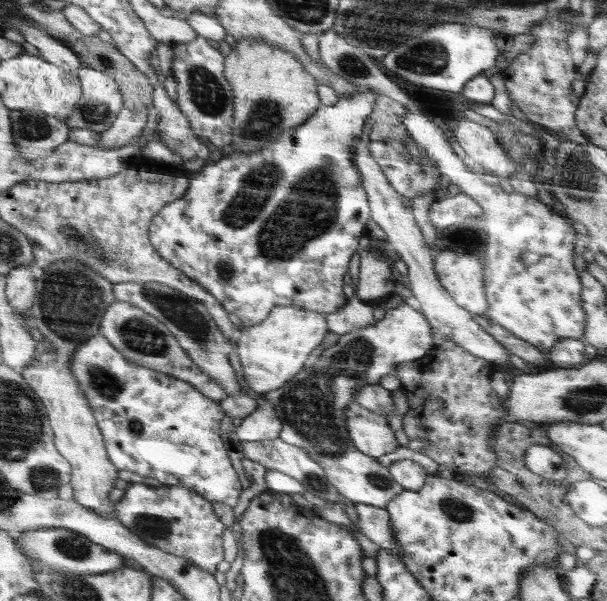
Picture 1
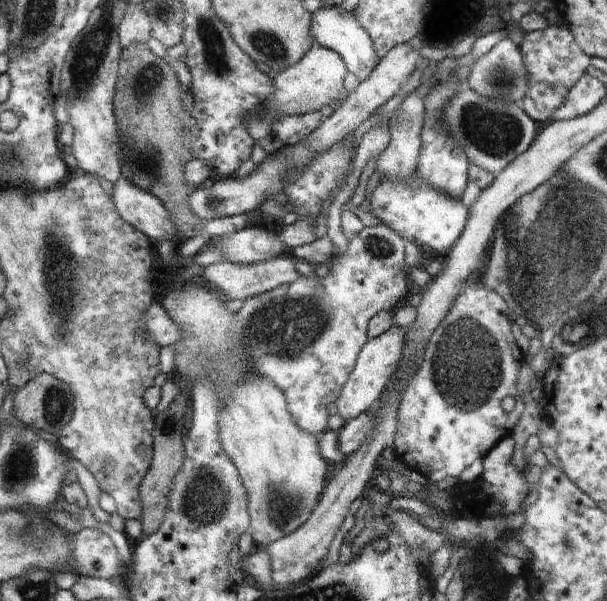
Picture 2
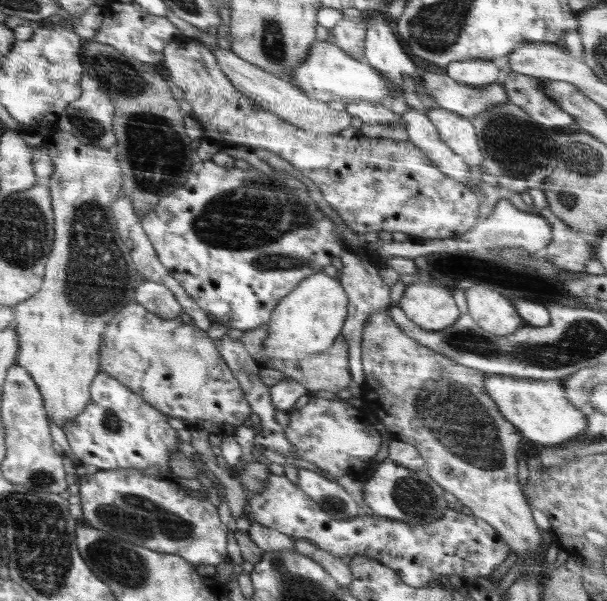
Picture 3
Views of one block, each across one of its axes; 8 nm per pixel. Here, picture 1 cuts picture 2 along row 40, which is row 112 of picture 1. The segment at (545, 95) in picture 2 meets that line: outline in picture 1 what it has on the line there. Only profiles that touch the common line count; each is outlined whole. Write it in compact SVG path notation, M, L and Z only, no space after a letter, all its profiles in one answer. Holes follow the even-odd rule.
M570 10L564 21L558 17L548 17L529 28L526 33L536 37L534 45L526 53L514 57L508 67L500 71L500 75L503 77L509 99L526 114L531 123L540 124L543 128L558 133L561 139L584 145L586 138L575 121L580 98L572 93L577 66L569 55L569 46L565 39L567 32L575 25L575 18Z

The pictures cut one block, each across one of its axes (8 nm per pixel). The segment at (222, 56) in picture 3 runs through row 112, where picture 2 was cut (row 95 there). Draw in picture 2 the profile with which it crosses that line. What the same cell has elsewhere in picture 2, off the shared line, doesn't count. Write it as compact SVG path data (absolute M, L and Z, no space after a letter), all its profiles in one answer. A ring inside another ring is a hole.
M318 44L312 45L306 54L292 66L278 73L273 80L275 91L269 98L269 102L254 111L248 111L245 115L247 131L254 143L264 140L272 133L271 122L282 115L306 115L320 111L322 106L331 106L336 110L343 104L348 96L344 88L344 76L349 70L346 68L342 57L333 50L324 48Z

